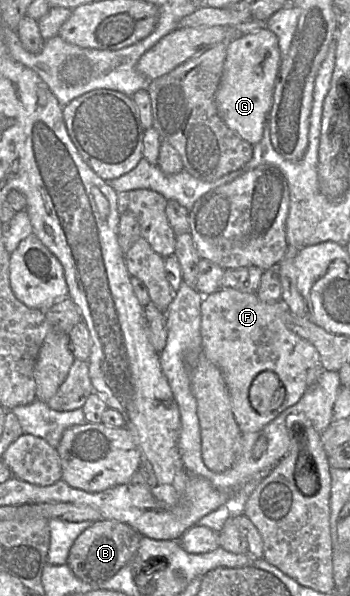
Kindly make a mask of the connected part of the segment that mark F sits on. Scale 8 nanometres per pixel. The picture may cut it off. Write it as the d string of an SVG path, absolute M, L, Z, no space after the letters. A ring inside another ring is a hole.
M226 288L226 289L219 289L213 294L204 296L203 301L201 302L201 325L200 325L200 332L201 332L201 338L202 338L202 353L203 355L215 366L217 366L224 377L226 386L228 388L230 400L231 400L231 406L232 406L232 412L234 414L235 421L237 425L239 426L242 433L251 433L251 432L258 432L262 430L266 425L268 425L270 422L272 422L275 418L277 418L281 413L283 413L286 409L290 408L291 406L295 405L303 396L305 391L307 390L307 373L311 368L314 368L315 366L321 366L320 356L313 344L311 344L309 341L301 338L293 331L289 330L284 322L282 321L282 314L286 311L289 311L287 306L284 302L281 300L274 302L274 303L267 303L261 301L256 293L244 293L240 292L238 290L232 289L232 288ZM264 371L271 371L274 372L278 378L280 379L281 383L283 384L285 388L285 398L281 406L267 414L267 415L261 415L258 412L256 412L253 407L251 406L249 402L249 389L250 386L254 380L254 378Z

